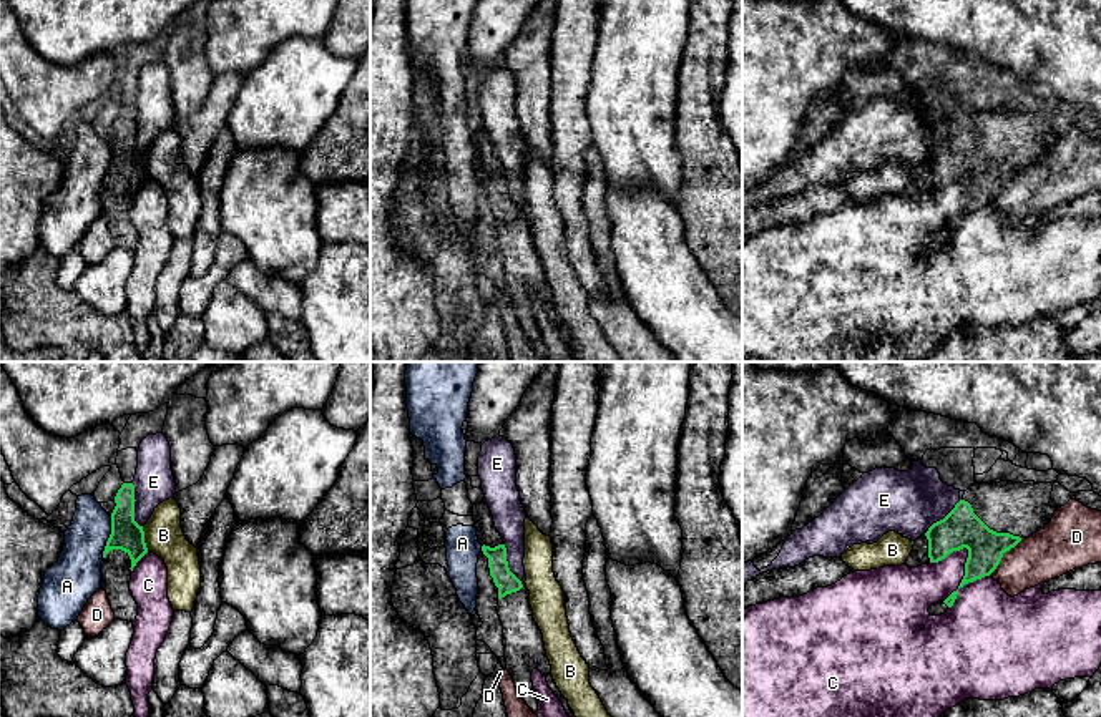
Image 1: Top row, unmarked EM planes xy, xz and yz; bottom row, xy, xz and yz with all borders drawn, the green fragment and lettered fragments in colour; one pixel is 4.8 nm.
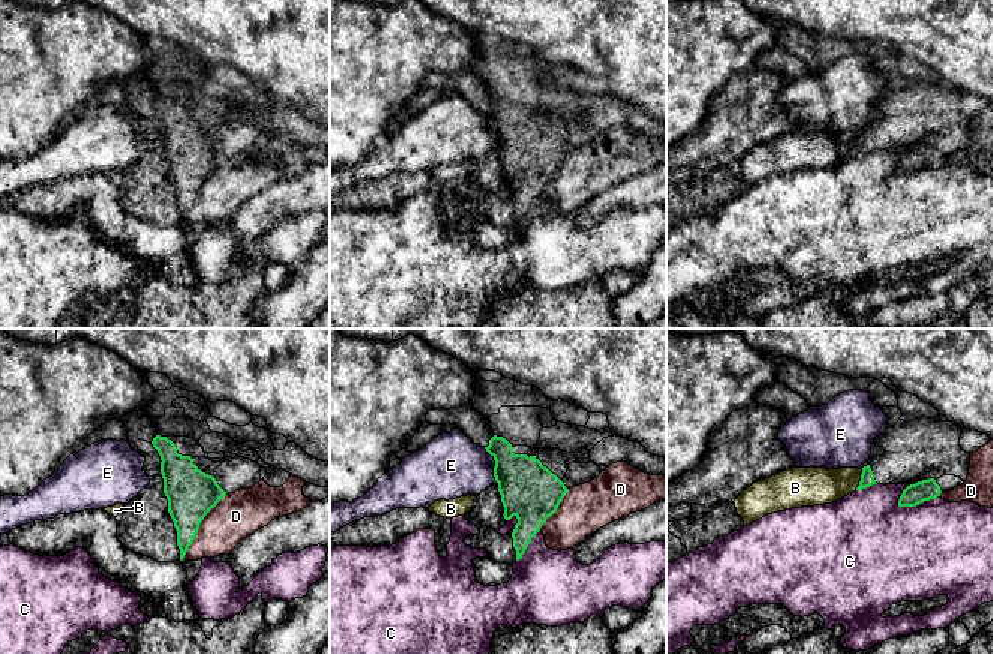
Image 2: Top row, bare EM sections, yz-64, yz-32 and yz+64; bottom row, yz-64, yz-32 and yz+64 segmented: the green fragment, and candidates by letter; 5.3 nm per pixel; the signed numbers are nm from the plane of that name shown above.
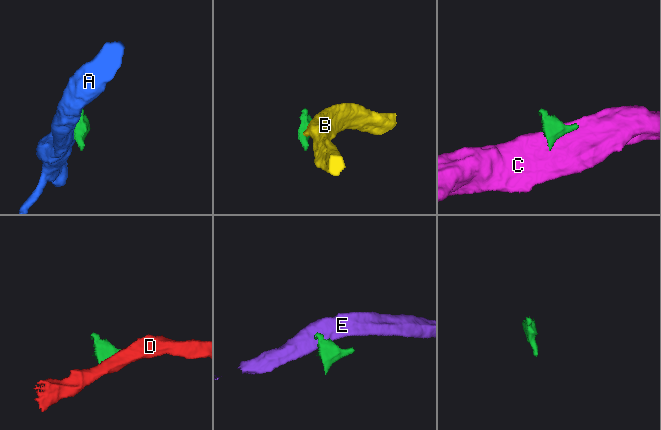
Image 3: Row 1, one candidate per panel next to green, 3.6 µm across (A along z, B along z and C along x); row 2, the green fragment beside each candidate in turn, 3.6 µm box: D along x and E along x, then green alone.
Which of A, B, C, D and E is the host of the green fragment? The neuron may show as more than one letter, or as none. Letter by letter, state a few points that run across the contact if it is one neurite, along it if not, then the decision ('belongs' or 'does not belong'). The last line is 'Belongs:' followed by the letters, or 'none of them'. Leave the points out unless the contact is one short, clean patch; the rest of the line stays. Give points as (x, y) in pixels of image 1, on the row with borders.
A: line xy (112, 517), (112, 533), (102, 556); does not belong
B: line xy (141, 526), (148, 550); does not belong
C: does not belong
D: does not belong
E: line xy (132, 483), (135, 520), (141, 526); does not belong
Belongs: none of them

